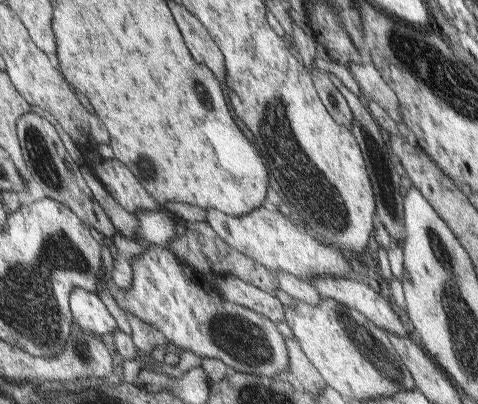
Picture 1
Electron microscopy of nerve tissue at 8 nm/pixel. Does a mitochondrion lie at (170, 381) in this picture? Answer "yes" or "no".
no

